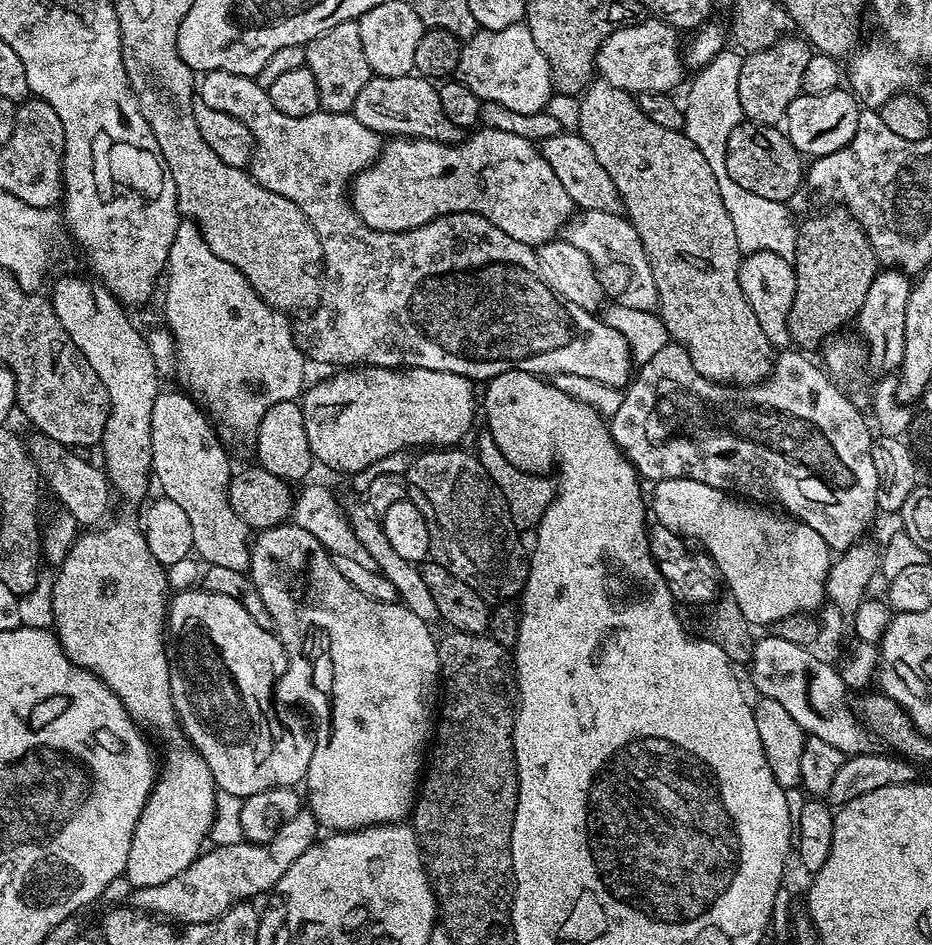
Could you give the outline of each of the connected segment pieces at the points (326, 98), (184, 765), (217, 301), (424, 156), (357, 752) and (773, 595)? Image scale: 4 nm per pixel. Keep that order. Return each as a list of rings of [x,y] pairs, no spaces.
[[[356,20],[342,22],[303,45],[303,50],[304,63],[318,84],[321,109],[351,113],[362,86],[366,86],[368,79],[374,75],[370,62],[366,62],[366,50],[362,50],[359,23]]]
[[[112,524],[109,528],[100,528],[97,532],[88,532],[85,536],[75,537],[71,541],[71,548],[66,554],[65,561],[59,566],[52,581],[53,622],[51,627],[60,639],[62,650],[75,664],[100,677],[101,682],[117,696],[120,700],[120,705],[128,711],[128,715],[136,721],[137,725],[143,726],[145,729],[147,729],[146,727],[153,728],[168,743],[168,753],[164,756],[164,764],[162,760],[158,768],[158,775],[152,785],[152,792],[148,795],[148,800],[144,804],[142,814],[136,823],[136,829],[130,842],[130,854],[126,858],[124,876],[126,880],[132,883],[131,887],[133,889],[158,886],[162,882],[174,878],[174,874],[180,874],[182,870],[186,870],[186,866],[190,866],[190,862],[194,862],[205,847],[204,839],[207,838],[208,831],[211,830],[212,823],[216,820],[216,796],[218,797],[218,789],[214,778],[210,774],[210,766],[206,766],[202,754],[188,743],[176,715],[176,707],[172,701],[174,677],[172,677],[172,668],[168,665],[168,648],[164,645],[164,619],[168,616],[168,608],[170,612],[167,574],[169,573],[166,571],[166,568],[150,552],[150,546],[147,545],[147,538],[137,525],[135,528],[132,524]]]
[[[181,219],[178,230],[174,234],[174,242],[170,246],[170,254],[166,265],[166,280],[167,276],[168,285],[164,288],[165,321],[163,320],[163,323],[168,331],[172,333],[172,340],[176,343],[175,373],[180,374],[180,380],[185,384],[183,387],[187,389],[192,399],[203,405],[207,415],[221,429],[224,427],[226,431],[233,432],[236,436],[251,437],[259,430],[259,423],[262,422],[263,414],[271,404],[277,403],[279,400],[296,400],[305,391],[304,364],[306,365],[306,357],[303,351],[296,347],[293,331],[284,325],[285,317],[264,301],[264,297],[256,291],[255,286],[244,276],[242,269],[236,268],[222,258],[218,258],[218,254],[214,254],[214,250],[210,250],[210,246],[201,236],[200,227],[196,225],[195,220]]]
[[[484,128],[473,131],[469,136],[472,136],[469,140],[464,138],[455,144],[389,139],[376,163],[351,181],[352,209],[362,218],[362,222],[366,222],[366,226],[379,232],[405,232],[447,212],[479,212],[506,230],[510,238],[518,238],[518,242],[523,244],[539,246],[557,239],[565,225],[573,219],[574,197],[556,173],[552,161],[533,141],[514,134]]]
[[[295,522],[275,524],[272,528],[263,529],[255,537],[252,544],[252,562],[250,575],[256,583],[258,594],[262,594],[262,602],[266,602],[266,610],[270,610],[272,628],[280,637],[280,644],[288,659],[288,671],[278,681],[279,691],[284,692],[288,700],[301,700],[308,707],[312,720],[316,723],[317,732],[314,732],[312,745],[312,757],[306,777],[306,804],[317,825],[328,827],[328,830],[336,832],[355,832],[365,828],[375,828],[385,824],[395,824],[403,821],[411,813],[414,801],[418,795],[418,785],[422,780],[422,769],[426,764],[426,749],[430,744],[430,737],[434,732],[434,713],[438,708],[438,685],[440,679],[440,650],[437,637],[432,637],[433,629],[430,625],[412,614],[400,602],[387,604],[384,601],[376,601],[367,597],[360,590],[356,590],[338,572],[333,560],[333,555],[328,552],[318,538],[314,538],[306,529],[302,529]]]
[[[670,478],[655,481],[656,488],[650,492],[650,508],[660,515],[660,520],[667,531],[689,541],[697,540],[697,545],[712,557],[712,563],[720,572],[723,583],[728,584],[731,599],[746,614],[753,625],[770,626],[778,618],[789,616],[795,612],[815,613],[820,603],[825,603],[825,584],[828,572],[834,561],[834,553],[827,542],[818,534],[818,530],[810,530],[800,520],[779,511],[771,512],[771,507],[737,498],[731,492],[723,492],[714,486],[706,486],[706,482],[698,482],[690,478]]]

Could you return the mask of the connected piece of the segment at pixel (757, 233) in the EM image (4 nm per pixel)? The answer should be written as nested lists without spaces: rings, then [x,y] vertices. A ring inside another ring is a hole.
[[[721,50],[707,61],[708,93],[704,100],[696,104],[700,117],[696,120],[696,129],[690,132],[692,141],[702,150],[710,170],[714,170],[714,178],[718,182],[718,190],[722,194],[722,202],[730,214],[730,222],[734,222],[734,234],[738,242],[748,250],[772,250],[776,244],[795,241],[797,225],[792,225],[792,216],[788,213],[789,205],[785,202],[774,202],[770,198],[761,198],[759,194],[750,194],[750,190],[742,190],[734,178],[730,178],[730,170],[726,170],[726,146],[730,134],[734,132],[740,121],[745,119],[742,102],[738,98],[738,74],[744,61],[739,51]]]

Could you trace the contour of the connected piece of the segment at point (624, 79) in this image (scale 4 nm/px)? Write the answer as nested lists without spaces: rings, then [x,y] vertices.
[[[663,18],[651,19],[625,24],[606,38],[596,55],[596,71],[603,83],[626,88],[633,94],[668,94],[673,91],[671,88],[679,86],[684,76],[684,64],[680,61],[680,44],[676,41],[677,29]]]

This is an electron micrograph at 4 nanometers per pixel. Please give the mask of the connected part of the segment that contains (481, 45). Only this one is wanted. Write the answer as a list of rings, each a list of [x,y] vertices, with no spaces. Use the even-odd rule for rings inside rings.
[[[521,22],[506,30],[497,32],[477,31],[476,35],[467,37],[460,49],[460,61],[456,66],[455,75],[481,100],[498,102],[510,110],[519,110],[522,114],[543,112],[548,107],[548,100],[554,93],[550,66],[542,55],[542,50],[534,43],[534,34],[530,34],[527,23]]]

